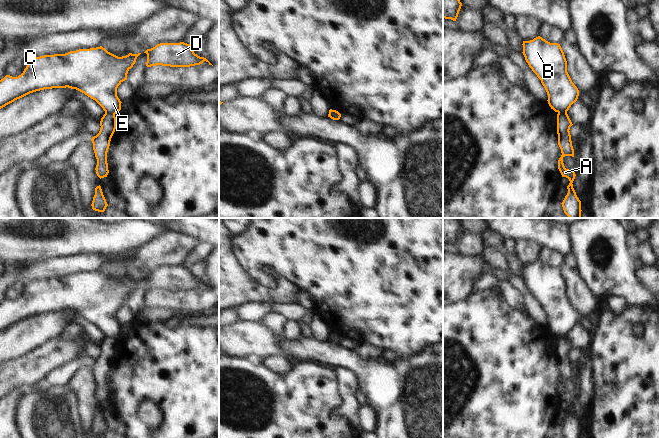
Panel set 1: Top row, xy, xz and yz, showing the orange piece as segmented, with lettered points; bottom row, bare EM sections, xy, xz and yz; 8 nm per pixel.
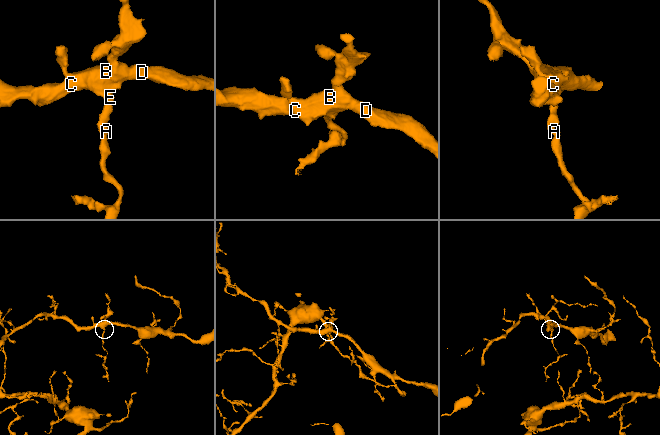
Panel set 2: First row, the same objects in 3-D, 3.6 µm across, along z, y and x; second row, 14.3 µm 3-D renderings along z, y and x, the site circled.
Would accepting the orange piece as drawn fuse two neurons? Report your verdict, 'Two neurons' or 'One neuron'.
Two neurons.

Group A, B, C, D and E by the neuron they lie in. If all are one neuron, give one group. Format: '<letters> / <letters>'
A / B C D E

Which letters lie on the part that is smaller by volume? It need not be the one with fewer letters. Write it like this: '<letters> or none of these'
A

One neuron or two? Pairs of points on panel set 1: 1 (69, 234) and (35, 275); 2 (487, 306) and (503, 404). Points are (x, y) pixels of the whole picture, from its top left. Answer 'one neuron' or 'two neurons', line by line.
1: two neurons
2: one neuron

